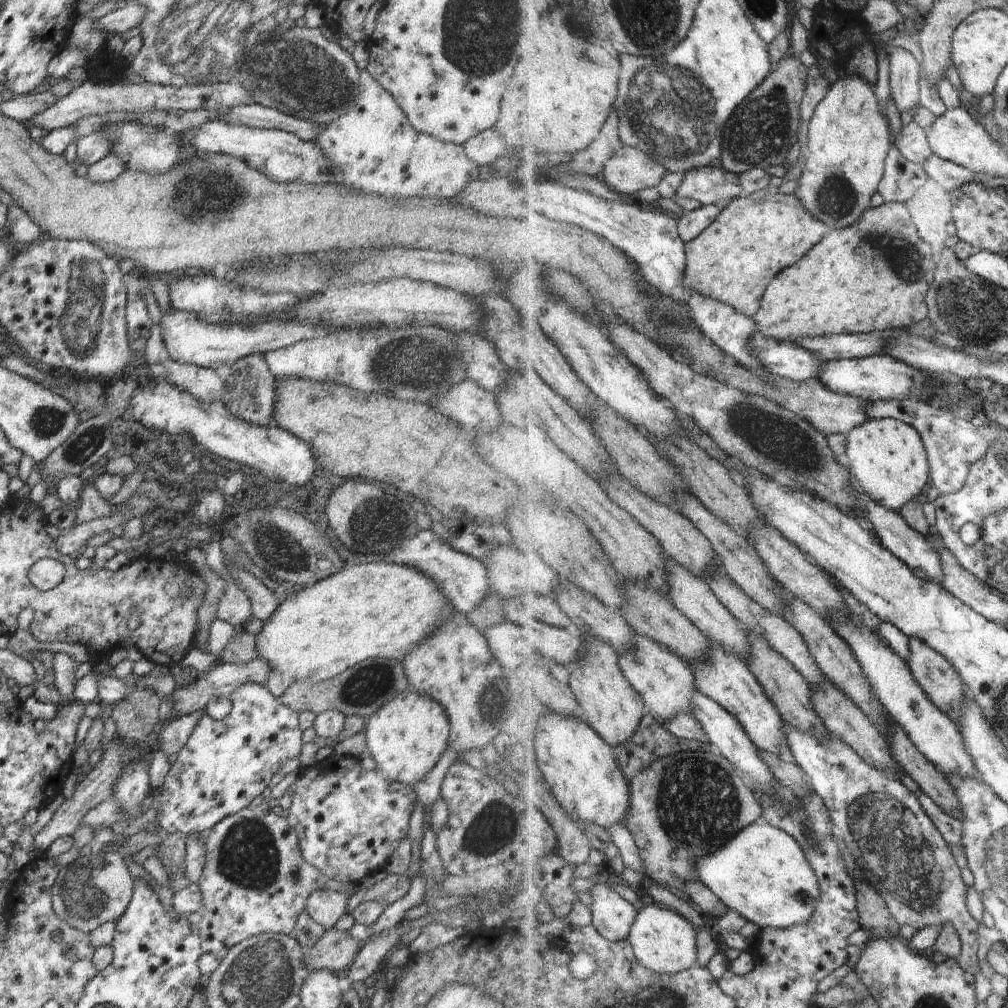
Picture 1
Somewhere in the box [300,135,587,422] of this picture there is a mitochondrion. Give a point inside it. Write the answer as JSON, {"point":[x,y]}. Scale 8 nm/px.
{"point":[418,364]}

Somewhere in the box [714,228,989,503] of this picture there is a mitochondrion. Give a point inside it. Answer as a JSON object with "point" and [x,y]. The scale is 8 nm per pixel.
{"point":[788,446]}

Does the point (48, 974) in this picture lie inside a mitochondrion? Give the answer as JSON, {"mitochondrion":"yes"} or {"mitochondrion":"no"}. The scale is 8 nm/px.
{"mitochondrion":"yes"}

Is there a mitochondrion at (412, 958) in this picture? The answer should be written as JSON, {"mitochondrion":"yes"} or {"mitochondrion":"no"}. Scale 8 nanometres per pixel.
{"mitochondrion":"no"}

